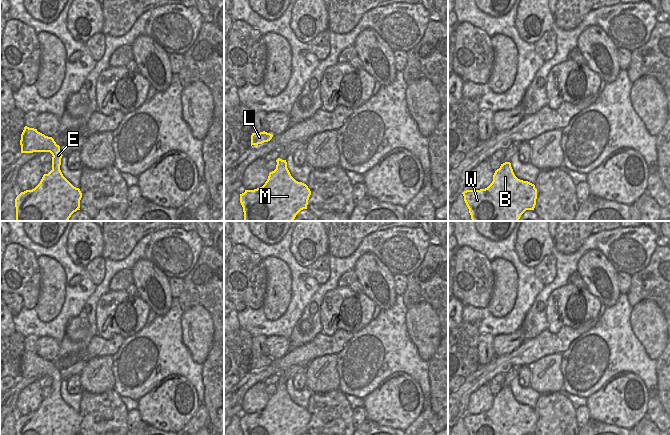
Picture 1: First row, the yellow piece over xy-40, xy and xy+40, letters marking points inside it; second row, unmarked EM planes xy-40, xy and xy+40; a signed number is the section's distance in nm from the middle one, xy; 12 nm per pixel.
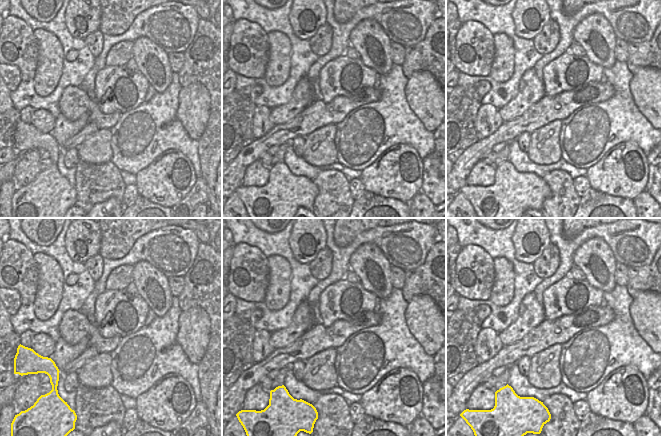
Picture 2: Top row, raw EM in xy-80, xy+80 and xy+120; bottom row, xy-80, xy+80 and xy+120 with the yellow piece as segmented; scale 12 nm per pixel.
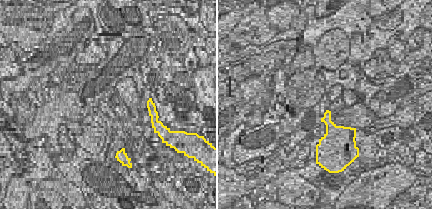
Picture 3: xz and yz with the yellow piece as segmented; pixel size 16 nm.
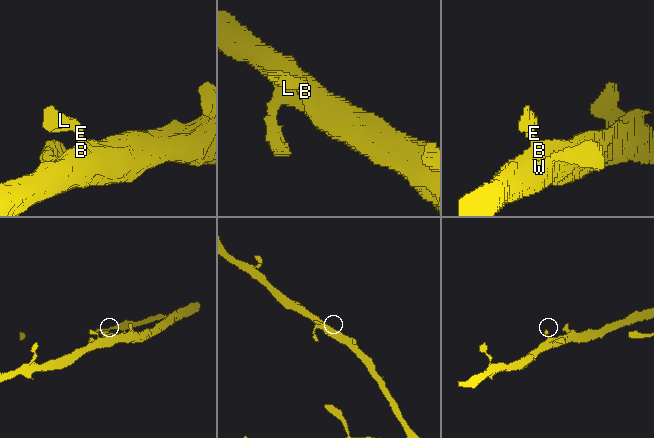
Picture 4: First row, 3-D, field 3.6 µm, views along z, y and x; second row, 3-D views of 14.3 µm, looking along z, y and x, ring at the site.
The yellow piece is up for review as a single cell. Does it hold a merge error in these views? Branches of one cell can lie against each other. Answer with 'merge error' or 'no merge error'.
no merge error

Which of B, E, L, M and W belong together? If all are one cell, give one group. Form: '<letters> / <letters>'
B E L M W

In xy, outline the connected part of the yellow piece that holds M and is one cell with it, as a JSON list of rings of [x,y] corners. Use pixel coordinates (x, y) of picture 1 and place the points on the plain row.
[[[278,382],[276,393],[269,397],[265,408],[240,418],[243,435],[301,435],[307,433],[311,415],[296,405],[287,392],[286,384]]]

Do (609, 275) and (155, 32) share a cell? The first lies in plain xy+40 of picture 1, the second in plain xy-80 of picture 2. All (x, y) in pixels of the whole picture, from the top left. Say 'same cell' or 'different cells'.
different cells

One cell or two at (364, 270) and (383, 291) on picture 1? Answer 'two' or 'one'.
one

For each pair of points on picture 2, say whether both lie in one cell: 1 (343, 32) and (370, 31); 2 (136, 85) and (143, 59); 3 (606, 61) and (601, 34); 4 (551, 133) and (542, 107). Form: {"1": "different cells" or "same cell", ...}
{"1": "different cells", "2": "different cells", "3": "same cell", "4": "different cells"}

